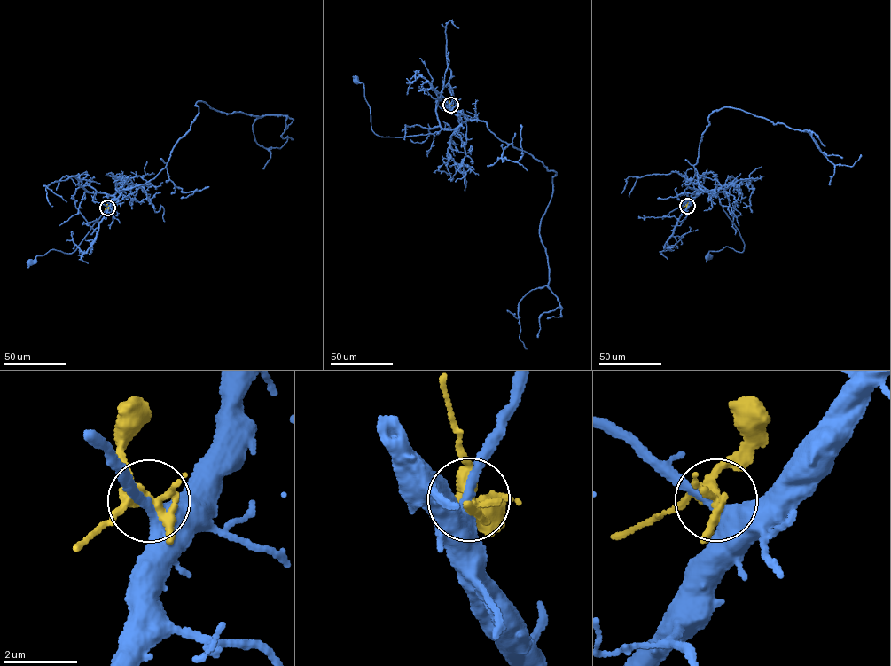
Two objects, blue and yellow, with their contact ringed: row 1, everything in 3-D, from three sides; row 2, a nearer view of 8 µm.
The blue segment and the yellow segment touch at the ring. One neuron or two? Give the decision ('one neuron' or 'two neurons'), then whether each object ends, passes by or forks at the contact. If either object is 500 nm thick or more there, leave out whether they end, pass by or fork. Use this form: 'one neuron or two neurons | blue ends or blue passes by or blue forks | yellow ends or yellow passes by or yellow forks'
two neurons | blue passes by | yellow forks

